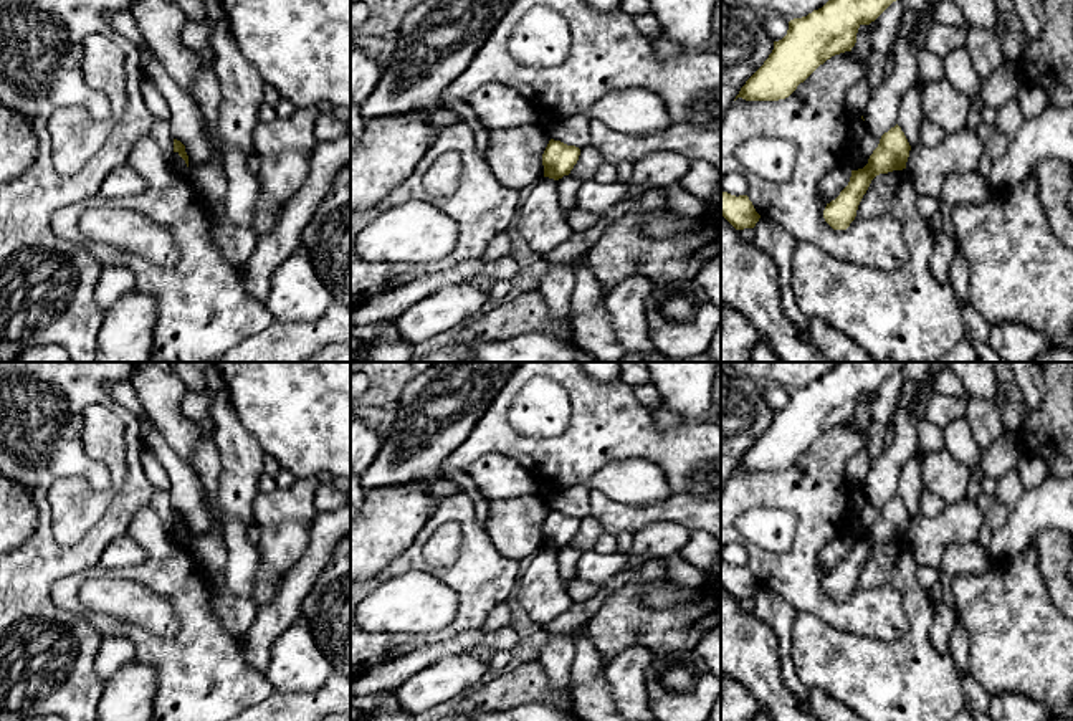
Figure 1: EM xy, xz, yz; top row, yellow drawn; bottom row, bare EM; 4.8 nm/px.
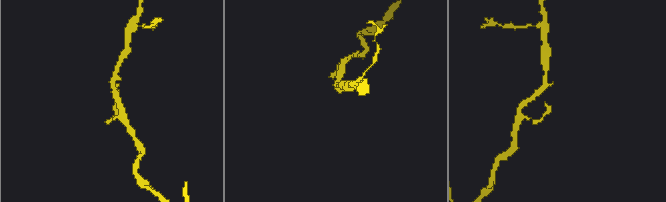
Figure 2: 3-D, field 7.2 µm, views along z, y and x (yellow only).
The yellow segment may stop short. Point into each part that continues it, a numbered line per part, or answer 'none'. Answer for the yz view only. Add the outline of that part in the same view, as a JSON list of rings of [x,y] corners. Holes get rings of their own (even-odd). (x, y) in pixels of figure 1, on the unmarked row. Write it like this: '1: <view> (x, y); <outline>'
none

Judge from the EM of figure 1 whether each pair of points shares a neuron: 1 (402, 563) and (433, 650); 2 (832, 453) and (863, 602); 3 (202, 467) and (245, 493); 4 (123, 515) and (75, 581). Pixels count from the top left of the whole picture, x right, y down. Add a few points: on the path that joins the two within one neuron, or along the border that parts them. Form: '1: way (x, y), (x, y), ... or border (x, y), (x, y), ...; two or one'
1: border (468, 629), (443, 640), (425, 644), (395, 658); two
2: way (820, 500), (809, 539), (817, 594); one
3: border (212, 439), (220, 462), (219, 506), (225, 515); two
4: border (98, 563), (63, 576), (50, 594); two

